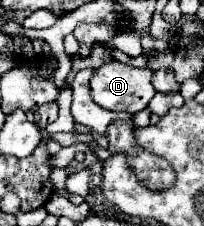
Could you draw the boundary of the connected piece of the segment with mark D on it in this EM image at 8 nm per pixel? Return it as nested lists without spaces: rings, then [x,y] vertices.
[[[121,62],[103,64],[91,76],[93,102],[113,112],[141,112],[155,96],[149,68],[133,68]]]

